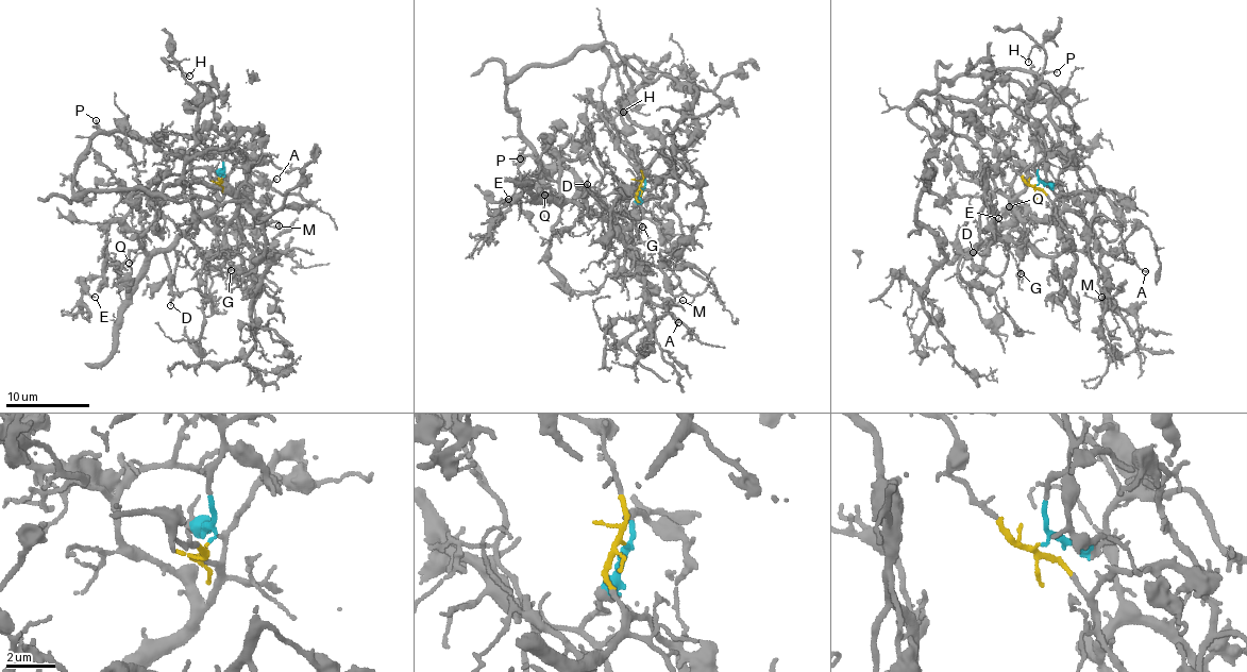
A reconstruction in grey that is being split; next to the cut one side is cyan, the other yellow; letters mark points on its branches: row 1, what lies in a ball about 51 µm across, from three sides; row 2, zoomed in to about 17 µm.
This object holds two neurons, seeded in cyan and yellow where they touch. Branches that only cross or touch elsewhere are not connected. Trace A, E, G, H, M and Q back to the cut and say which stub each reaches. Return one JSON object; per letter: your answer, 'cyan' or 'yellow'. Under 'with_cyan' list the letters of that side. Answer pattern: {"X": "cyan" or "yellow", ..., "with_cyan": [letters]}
{"A": "yellow", "E": "yellow", "G": "yellow", "H": "cyan", "M": "yellow", "Q": "yellow", "with_cyan": ["H"]}

